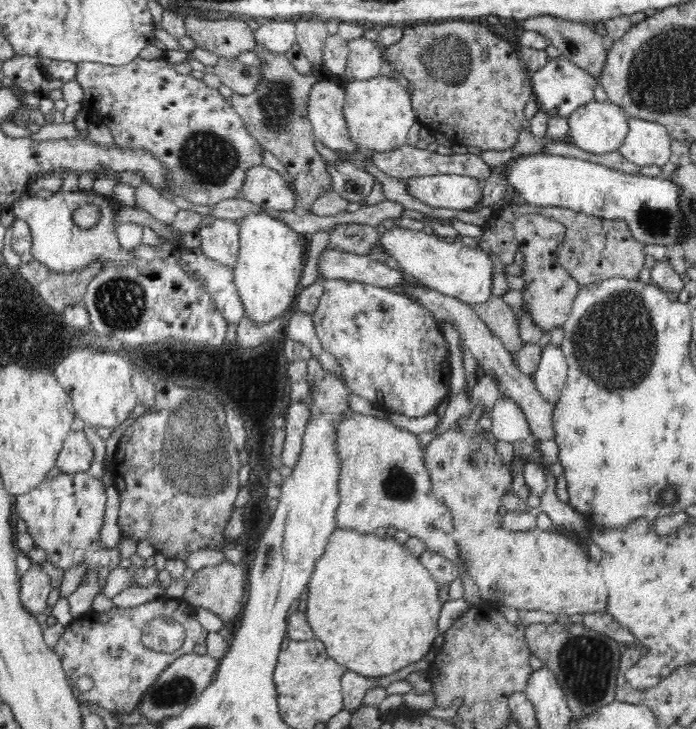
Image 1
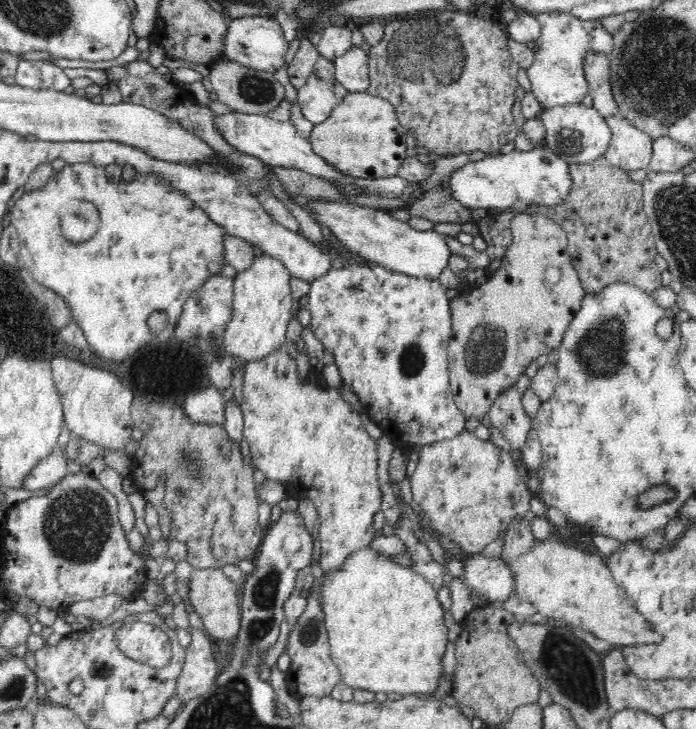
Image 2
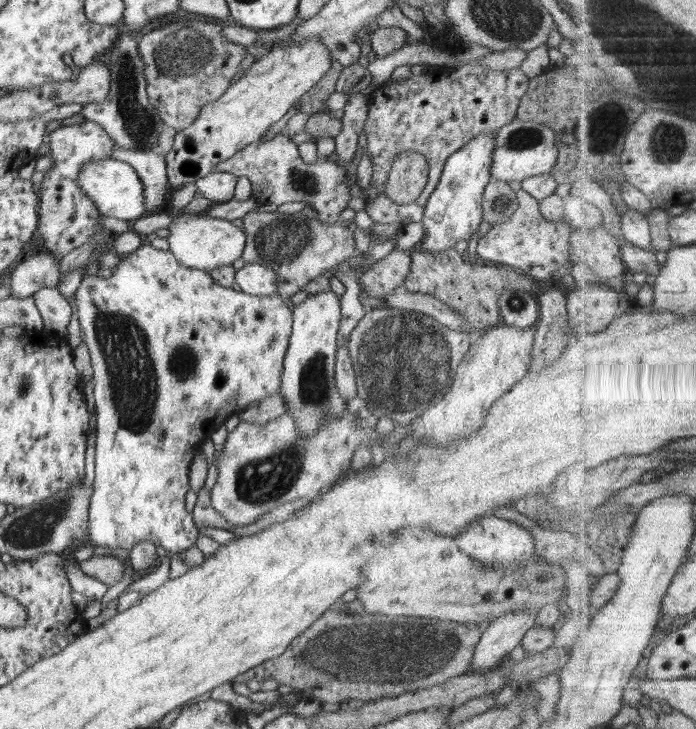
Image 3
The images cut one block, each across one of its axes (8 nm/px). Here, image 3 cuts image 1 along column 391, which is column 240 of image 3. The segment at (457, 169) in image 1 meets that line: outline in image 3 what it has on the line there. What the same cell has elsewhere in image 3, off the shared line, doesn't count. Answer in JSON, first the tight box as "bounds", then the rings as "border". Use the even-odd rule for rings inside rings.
{"bounds":[215,133,350,226],"border":[[[285,133],[277,134],[273,139],[268,141],[257,141],[256,143],[249,144],[242,150],[234,153],[234,156],[226,158],[215,167],[216,172],[226,172],[234,174],[237,178],[245,176],[252,184],[252,196],[261,205],[275,204],[280,206],[290,202],[306,202],[314,211],[318,213],[317,218],[327,226],[334,226],[339,223],[340,213],[344,211],[350,199],[350,186],[348,173],[343,167],[336,164],[334,158],[316,159],[313,164],[306,164],[298,154],[298,146],[291,140]]]}

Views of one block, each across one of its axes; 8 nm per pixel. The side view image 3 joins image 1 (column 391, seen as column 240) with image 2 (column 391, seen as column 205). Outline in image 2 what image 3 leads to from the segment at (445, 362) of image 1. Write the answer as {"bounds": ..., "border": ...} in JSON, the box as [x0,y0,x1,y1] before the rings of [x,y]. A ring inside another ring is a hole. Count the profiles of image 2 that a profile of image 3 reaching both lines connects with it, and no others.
{"bounds":[307,260,466,454],"border":[[[344,260],[342,268],[334,269],[332,267],[326,274],[311,282],[310,286],[307,309],[312,315],[309,324],[311,330],[324,348],[327,348],[334,355],[336,366],[340,371],[340,376],[343,378],[343,384],[352,388],[362,404],[363,411],[379,425],[384,435],[388,435],[391,438],[396,447],[410,454],[416,448],[422,449],[424,446],[444,440],[448,441],[449,438],[454,438],[454,436],[465,430],[464,423],[466,418],[464,413],[456,406],[455,398],[449,385],[450,360],[447,353],[447,344],[451,337],[451,301],[448,300],[446,291],[438,279],[408,276],[388,270],[376,263],[364,264],[358,263],[358,261]]]}

